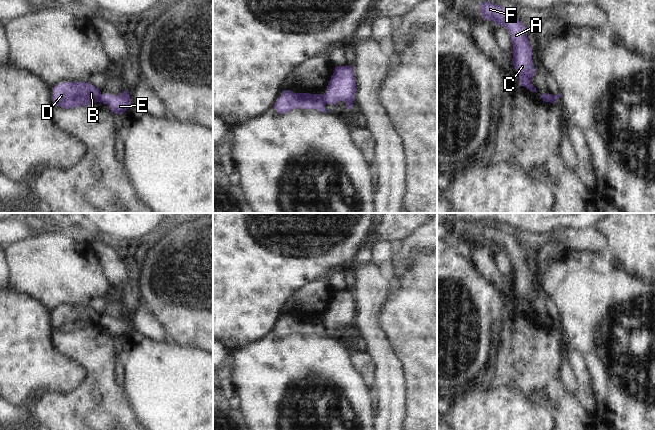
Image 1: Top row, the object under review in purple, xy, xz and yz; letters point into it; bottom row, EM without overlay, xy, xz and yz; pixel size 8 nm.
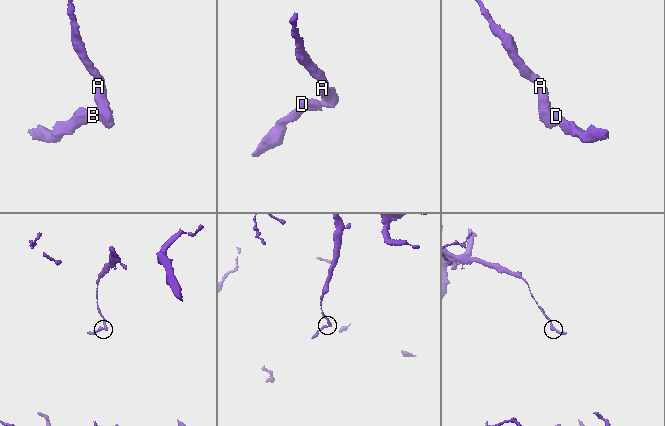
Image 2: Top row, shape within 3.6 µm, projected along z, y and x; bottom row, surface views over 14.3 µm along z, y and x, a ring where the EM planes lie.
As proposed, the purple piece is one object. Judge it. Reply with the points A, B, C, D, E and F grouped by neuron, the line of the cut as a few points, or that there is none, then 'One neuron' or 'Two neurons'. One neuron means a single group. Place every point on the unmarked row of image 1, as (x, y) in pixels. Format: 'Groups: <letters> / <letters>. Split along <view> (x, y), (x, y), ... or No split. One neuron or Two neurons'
Groups: A C E F / B D. Split along yz (548, 317), (551, 325). Two neurons

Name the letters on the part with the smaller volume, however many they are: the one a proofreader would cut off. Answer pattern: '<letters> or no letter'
B, D

